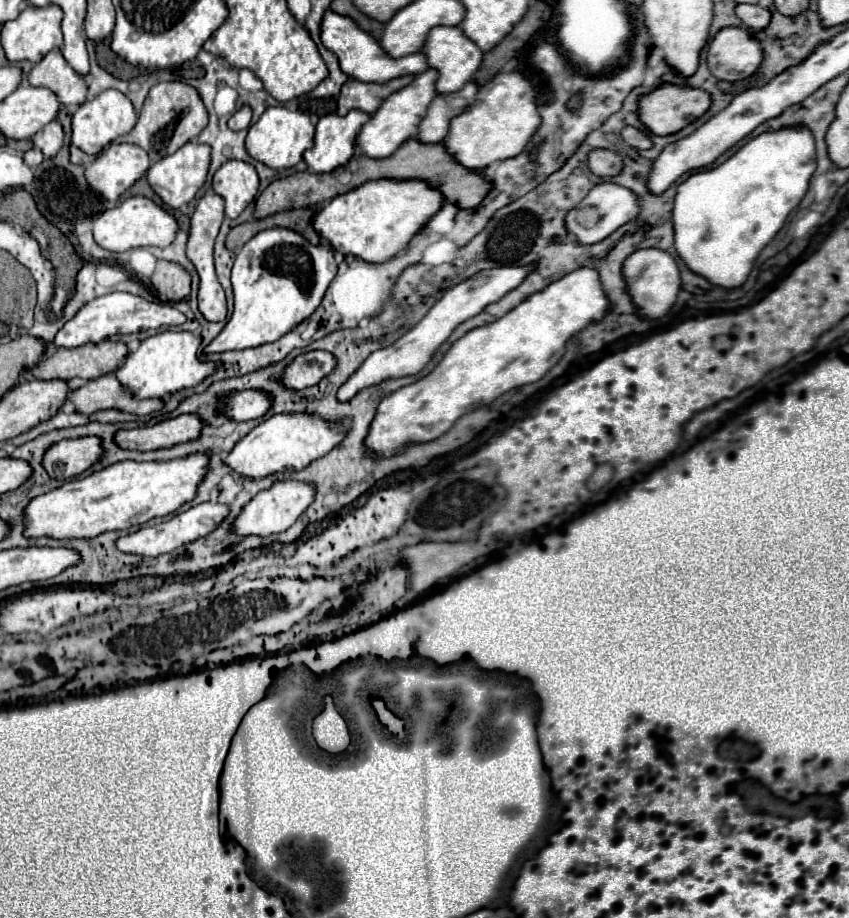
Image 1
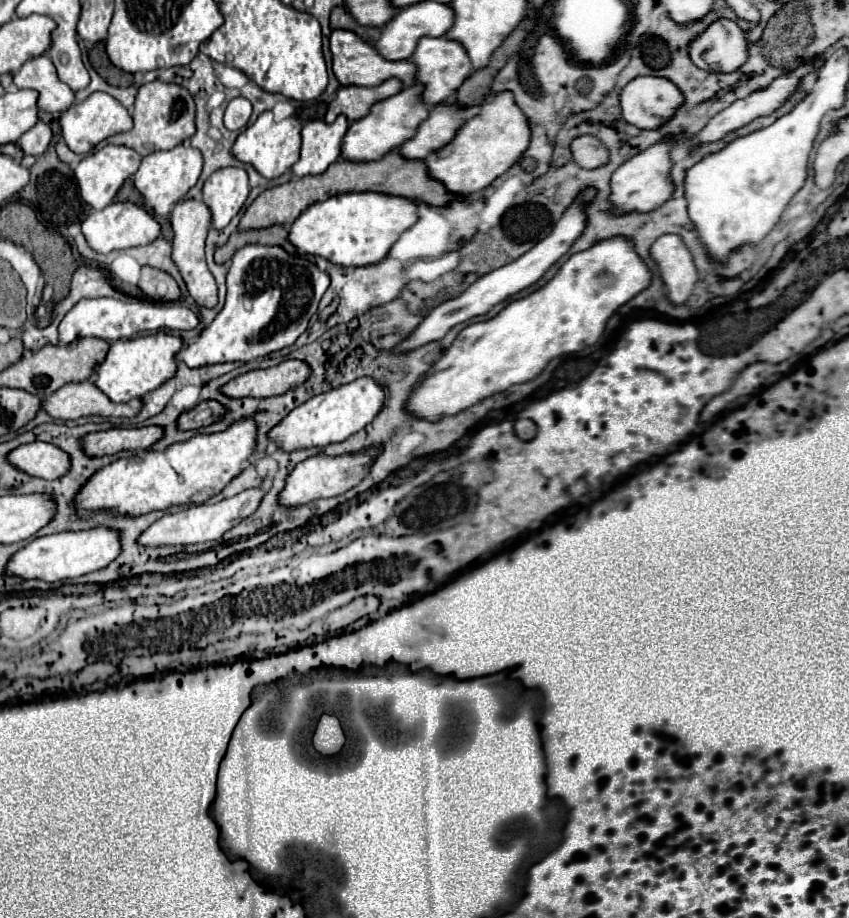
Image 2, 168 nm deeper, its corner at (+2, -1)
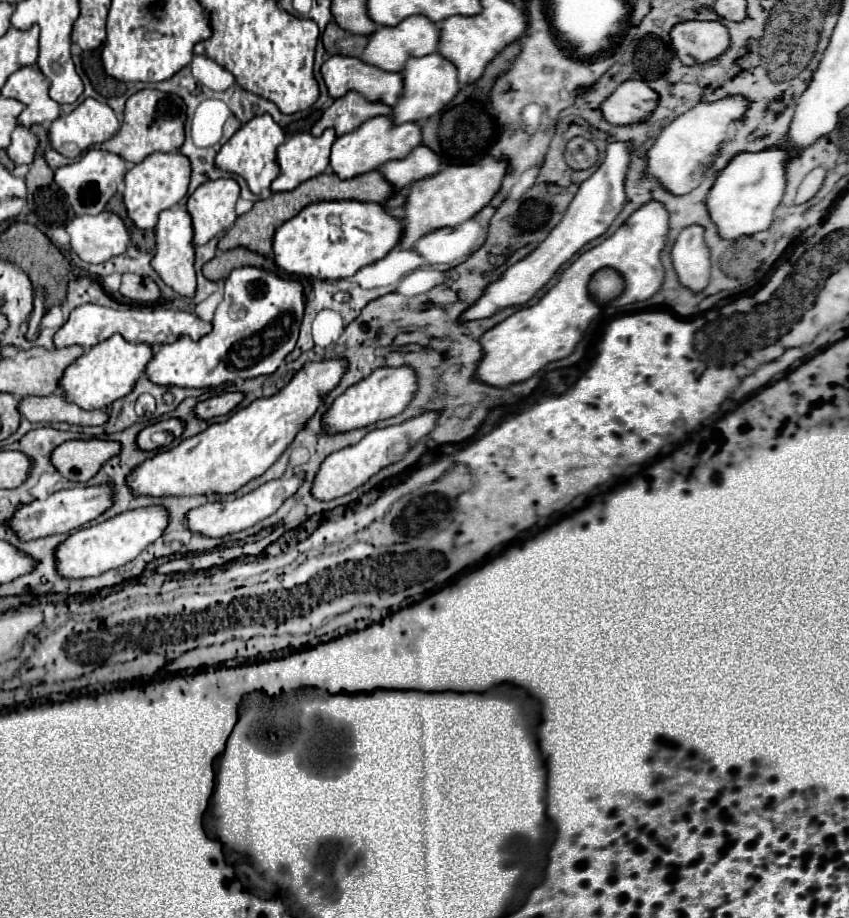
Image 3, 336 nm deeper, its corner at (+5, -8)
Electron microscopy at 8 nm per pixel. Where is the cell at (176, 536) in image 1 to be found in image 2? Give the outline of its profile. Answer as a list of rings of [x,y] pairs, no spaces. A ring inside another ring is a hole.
[[[256,487],[256,489],[246,489],[246,491],[242,491],[242,493],[238,493],[238,495],[230,497],[230,499],[222,499],[222,501],[212,503],[212,505],[190,505],[188,509],[184,509],[180,513],[164,515],[156,523],[152,523],[146,529],[146,533],[142,533],[142,537],[138,537],[138,541],[142,541],[142,545],[150,545],[150,547],[194,545],[194,543],[204,543],[204,541],[216,541],[228,529],[232,529],[242,519],[252,515],[256,511],[262,495],[264,495],[264,491]]]

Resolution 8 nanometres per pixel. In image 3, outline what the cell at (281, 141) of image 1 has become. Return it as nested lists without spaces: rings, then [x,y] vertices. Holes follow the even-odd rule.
[[[269,114],[255,116],[243,128],[239,128],[229,138],[229,142],[225,142],[221,146],[219,154],[215,156],[215,166],[219,170],[225,170],[225,172],[231,172],[231,174],[237,174],[237,176],[245,178],[245,182],[247,182],[247,186],[253,194],[257,194],[257,196],[267,194],[271,182],[279,176],[275,152],[277,152],[279,144],[283,144],[283,140],[285,140],[283,130],[279,128],[279,124],[273,122],[273,118]]]

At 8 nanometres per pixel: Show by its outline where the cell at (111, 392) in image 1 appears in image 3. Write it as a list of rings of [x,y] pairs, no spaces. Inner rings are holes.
[[[59,392],[23,398],[19,402],[19,414],[29,422],[69,422],[77,426],[101,426],[107,422],[105,410],[81,410],[77,404],[69,404]]]

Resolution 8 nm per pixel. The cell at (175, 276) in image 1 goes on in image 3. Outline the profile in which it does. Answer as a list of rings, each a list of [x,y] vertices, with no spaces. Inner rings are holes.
[[[123,274],[119,292],[125,298],[131,298],[131,300],[143,302],[143,304],[153,304],[161,296],[161,292],[153,280],[145,278],[145,276],[137,276],[137,274]]]

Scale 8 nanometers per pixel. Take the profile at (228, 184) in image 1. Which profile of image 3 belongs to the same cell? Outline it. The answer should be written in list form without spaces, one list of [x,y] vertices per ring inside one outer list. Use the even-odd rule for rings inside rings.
[[[221,178],[221,180],[209,180],[201,184],[187,200],[187,212],[193,220],[193,246],[207,244],[213,238],[219,238],[219,232],[225,232],[235,222],[235,202],[239,200],[239,184],[233,178]]]

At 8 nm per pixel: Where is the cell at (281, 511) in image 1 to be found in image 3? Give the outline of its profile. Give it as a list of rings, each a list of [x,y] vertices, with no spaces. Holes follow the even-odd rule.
[[[423,412],[423,414],[415,416],[415,418],[405,420],[403,424],[371,430],[357,444],[347,446],[347,448],[339,450],[339,452],[333,452],[331,456],[325,458],[325,462],[321,464],[321,468],[319,468],[319,472],[315,476],[313,496],[317,500],[333,500],[333,498],[339,498],[339,496],[345,496],[345,494],[353,492],[355,488],[365,484],[373,474],[383,470],[385,466],[399,462],[407,454],[407,450],[411,450],[423,436],[427,436],[435,428],[437,418],[439,418],[439,412]]]

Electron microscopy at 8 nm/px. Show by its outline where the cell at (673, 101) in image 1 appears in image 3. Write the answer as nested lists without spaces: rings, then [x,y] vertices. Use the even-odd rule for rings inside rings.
[[[625,80],[607,100],[603,100],[601,112],[609,124],[633,124],[647,120],[657,106],[657,100],[657,92],[645,82]]]

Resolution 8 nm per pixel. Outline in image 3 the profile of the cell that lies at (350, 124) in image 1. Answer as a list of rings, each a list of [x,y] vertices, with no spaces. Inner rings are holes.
[[[329,128],[319,138],[299,132],[277,148],[279,176],[271,184],[271,192],[293,190],[301,182],[327,172],[329,152],[335,142],[335,132]]]

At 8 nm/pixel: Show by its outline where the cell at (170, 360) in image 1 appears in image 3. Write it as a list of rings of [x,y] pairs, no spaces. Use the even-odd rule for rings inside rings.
[[[115,334],[89,350],[83,352],[73,364],[67,366],[59,380],[59,390],[65,396],[67,402],[77,404],[83,410],[105,410],[115,400],[127,396],[139,376],[143,376],[143,370],[147,362],[153,358],[151,346],[147,344],[131,344],[123,340],[123,336]]]

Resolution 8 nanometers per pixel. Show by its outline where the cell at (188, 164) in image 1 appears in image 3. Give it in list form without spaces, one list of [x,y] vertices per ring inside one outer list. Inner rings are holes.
[[[155,152],[147,156],[143,162],[135,164],[125,174],[125,190],[123,190],[123,202],[133,224],[141,230],[155,228],[159,212],[175,206],[187,194],[189,176],[191,176],[189,158],[179,152],[169,152],[169,154]]]

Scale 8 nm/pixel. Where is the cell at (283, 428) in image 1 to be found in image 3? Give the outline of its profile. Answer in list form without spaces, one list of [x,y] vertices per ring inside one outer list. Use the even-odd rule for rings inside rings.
[[[399,366],[399,368],[379,368],[359,384],[351,386],[343,396],[339,396],[331,410],[325,414],[323,424],[327,426],[327,432],[349,432],[355,428],[363,428],[369,424],[375,424],[379,420],[387,420],[391,416],[401,414],[409,402],[413,400],[417,392],[417,374],[411,366]]]

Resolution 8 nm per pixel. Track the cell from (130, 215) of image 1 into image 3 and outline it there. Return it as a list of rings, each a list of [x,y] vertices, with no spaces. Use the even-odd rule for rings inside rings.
[[[107,210],[97,216],[75,216],[65,230],[77,256],[91,264],[107,262],[109,258],[123,254],[131,244],[123,220]]]

